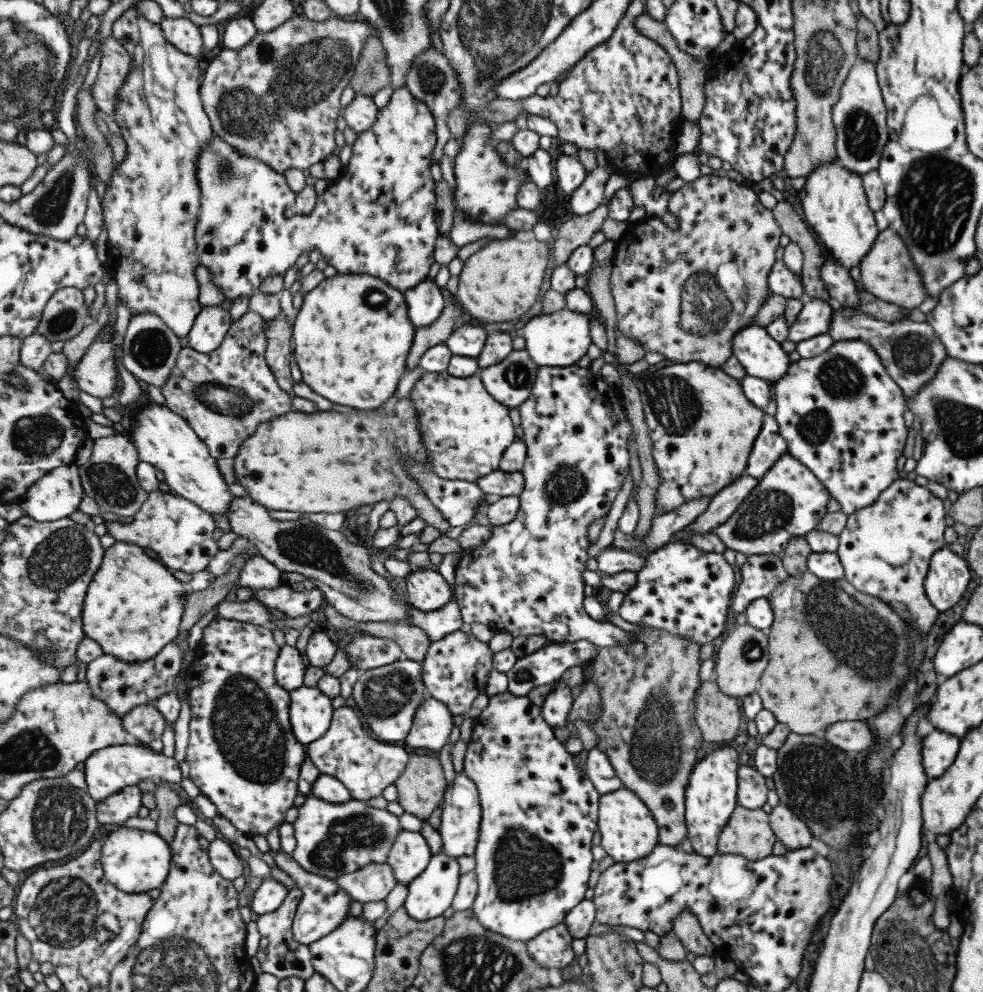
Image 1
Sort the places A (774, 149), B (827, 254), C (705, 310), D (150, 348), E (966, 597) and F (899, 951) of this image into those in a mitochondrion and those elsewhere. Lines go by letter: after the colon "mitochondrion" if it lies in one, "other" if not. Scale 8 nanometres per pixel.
A: other
B: other
C: mitochondrion
D: mitochondrion
E: other
F: mitochondrion

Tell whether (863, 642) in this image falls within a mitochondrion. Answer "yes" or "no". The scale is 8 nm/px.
yes

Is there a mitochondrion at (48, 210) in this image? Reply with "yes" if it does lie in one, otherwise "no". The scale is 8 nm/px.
yes

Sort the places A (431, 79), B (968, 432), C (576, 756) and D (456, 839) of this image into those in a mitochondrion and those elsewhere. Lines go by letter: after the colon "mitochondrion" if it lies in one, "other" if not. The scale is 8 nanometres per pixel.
A: mitochondrion
B: mitochondrion
C: other
D: other

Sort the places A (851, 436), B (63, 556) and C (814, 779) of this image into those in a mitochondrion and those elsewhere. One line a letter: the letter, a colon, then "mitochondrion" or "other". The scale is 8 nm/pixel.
A: other
B: mitochondrion
C: mitochondrion

